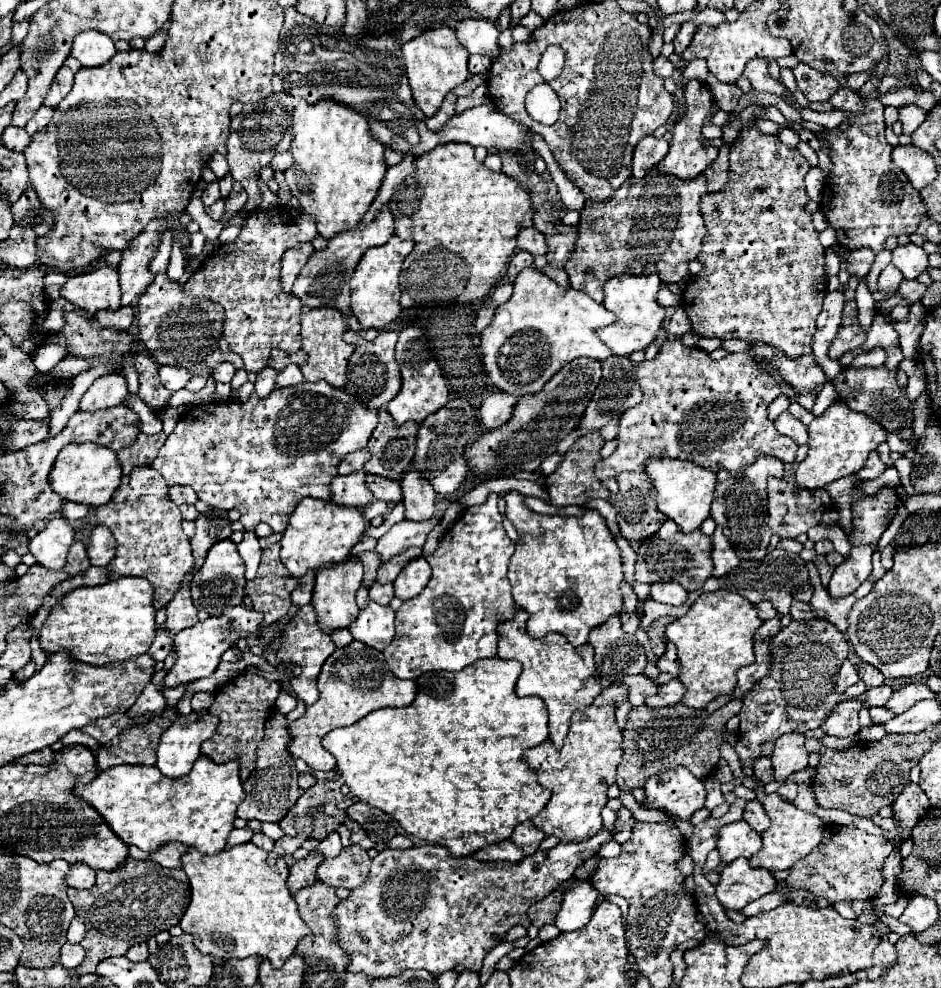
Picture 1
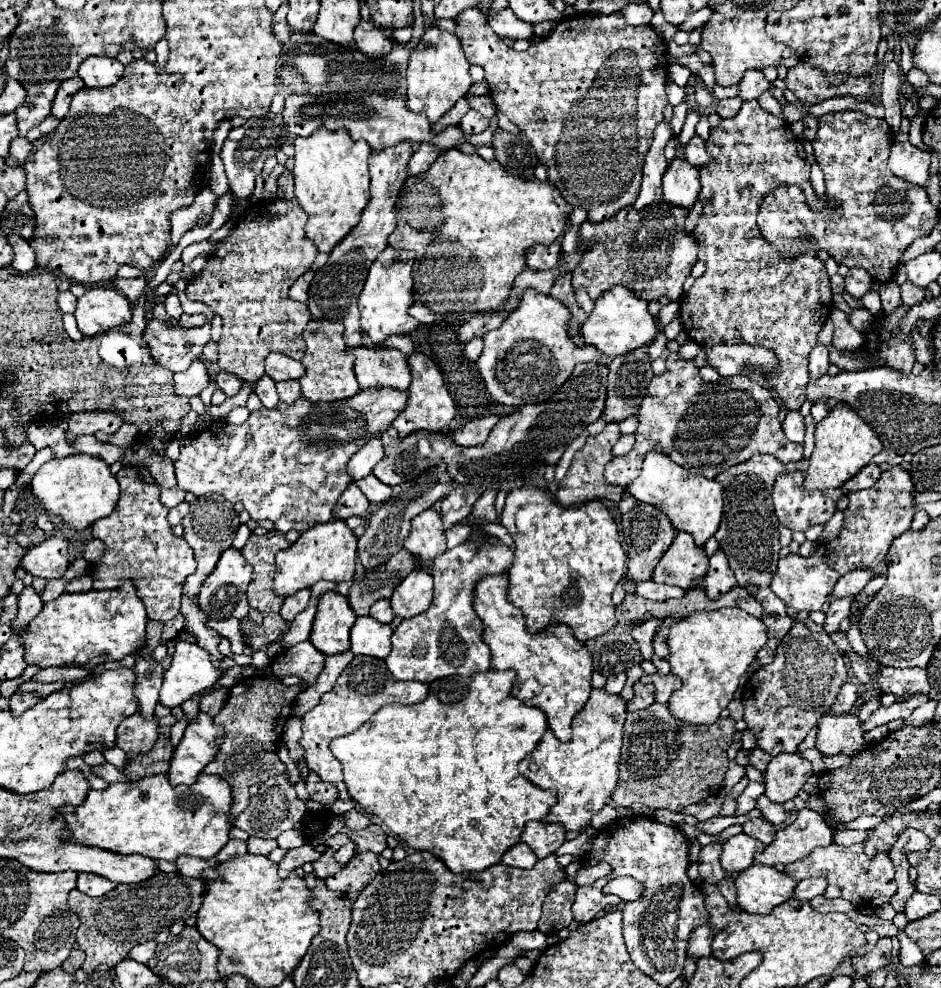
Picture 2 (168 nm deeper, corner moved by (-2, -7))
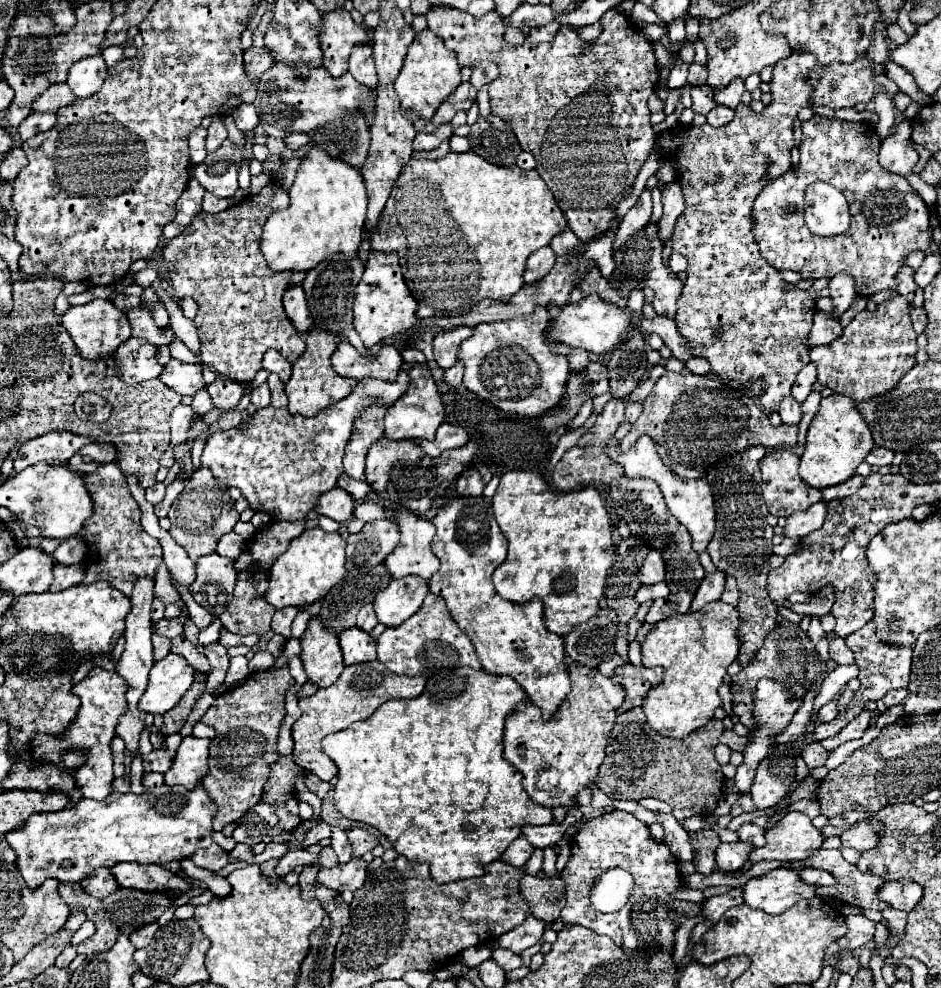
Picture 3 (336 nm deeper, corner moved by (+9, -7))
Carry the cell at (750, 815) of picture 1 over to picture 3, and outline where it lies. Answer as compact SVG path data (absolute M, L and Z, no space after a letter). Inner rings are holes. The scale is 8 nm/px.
M743 823L737 833L739 833L739 841L749 841L749 843L753 843L753 847L761 847L765 843L765 837L763 837L765 831L757 825Z

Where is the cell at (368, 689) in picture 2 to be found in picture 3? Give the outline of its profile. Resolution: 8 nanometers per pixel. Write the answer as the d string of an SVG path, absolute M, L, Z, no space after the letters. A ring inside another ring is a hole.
M381 661L349 665L343 669L337 683L327 689L317 689L315 695L307 699L299 699L301 717L293 725L293 741L295 741L295 763L303 767L307 773L315 773L323 781L331 781L337 775L337 765L323 753L321 741L329 733L341 731L355 721L369 719L379 705L389 699L413 699L423 693L425 677L407 677L407 675L393 675Z

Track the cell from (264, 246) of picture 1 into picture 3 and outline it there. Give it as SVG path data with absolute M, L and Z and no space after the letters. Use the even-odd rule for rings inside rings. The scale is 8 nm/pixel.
M272 180L269 185L261 189L261 193L243 199L239 205L229 207L227 211L221 211L217 215L201 211L191 221L191 225L175 239L171 239L163 251L163 259L167 263L167 269L171 271L169 279L173 285L173 291L177 299L183 299L183 295L191 295L197 301L197 317L195 327L201 343L201 361L211 371L221 373L237 383L251 383L257 371L261 369L261 359L267 349L277 349L287 361L297 361L305 351L305 339L297 335L295 327L287 319L283 311L283 293L287 289L287 281L291 273L273 273L269 271L265 257L261 255L261 231L269 217L269 213L287 207L287 191L275 185Z

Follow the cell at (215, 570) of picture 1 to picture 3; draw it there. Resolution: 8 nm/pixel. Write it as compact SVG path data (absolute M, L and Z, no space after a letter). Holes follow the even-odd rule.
M211 553L201 557L195 565L197 579L191 583L189 591L199 605L203 605L213 617L217 617L225 611L237 581L233 559Z

